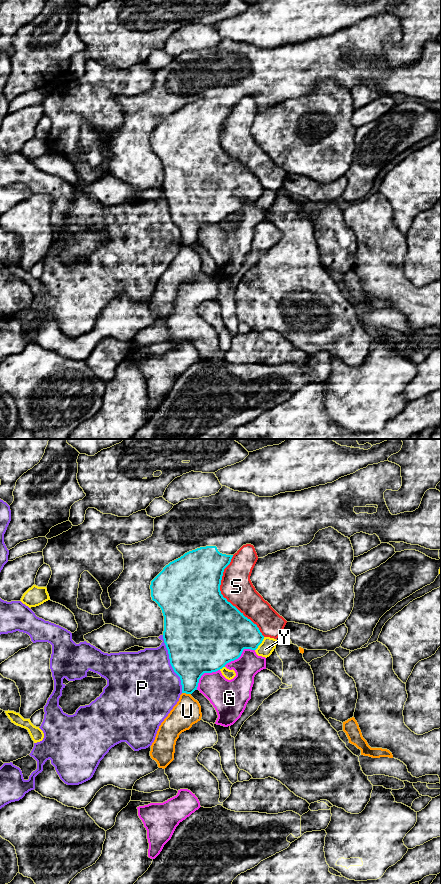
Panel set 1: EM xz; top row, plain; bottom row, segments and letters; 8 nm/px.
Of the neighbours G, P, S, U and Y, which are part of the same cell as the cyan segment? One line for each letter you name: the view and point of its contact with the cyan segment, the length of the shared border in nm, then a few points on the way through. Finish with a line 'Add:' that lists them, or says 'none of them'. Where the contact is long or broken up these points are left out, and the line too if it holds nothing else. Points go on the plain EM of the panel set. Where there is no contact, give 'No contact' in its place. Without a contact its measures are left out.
Add: none of them

